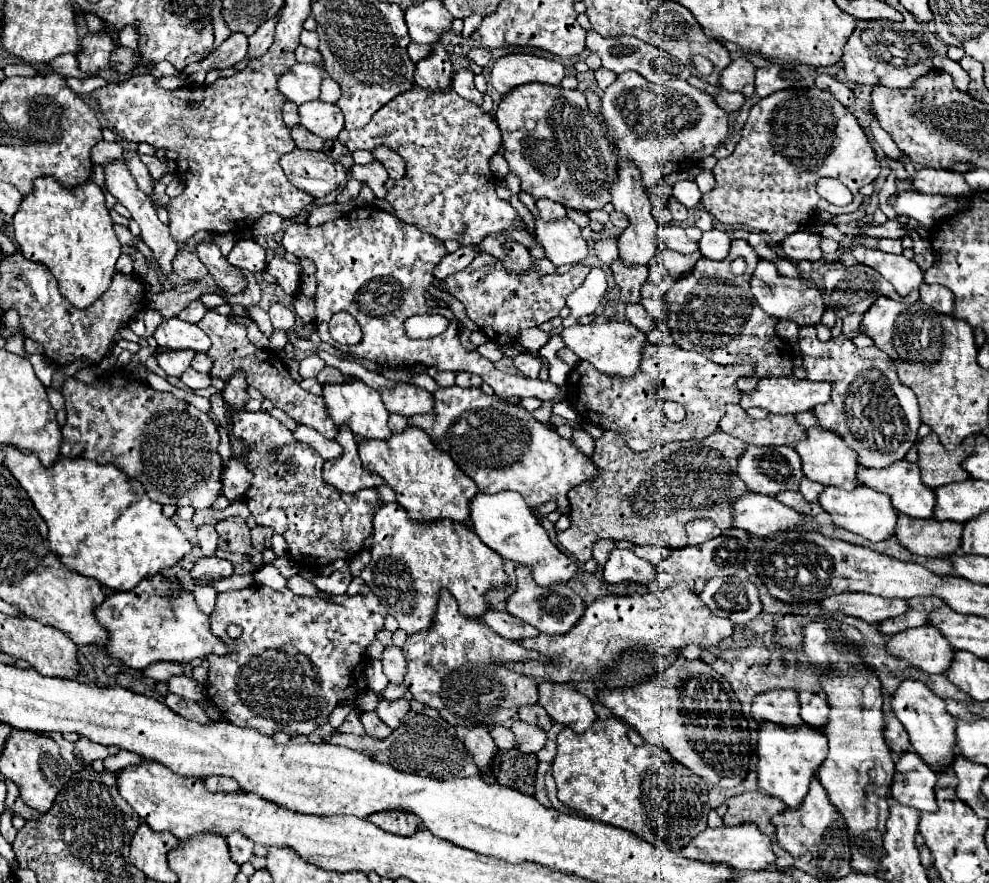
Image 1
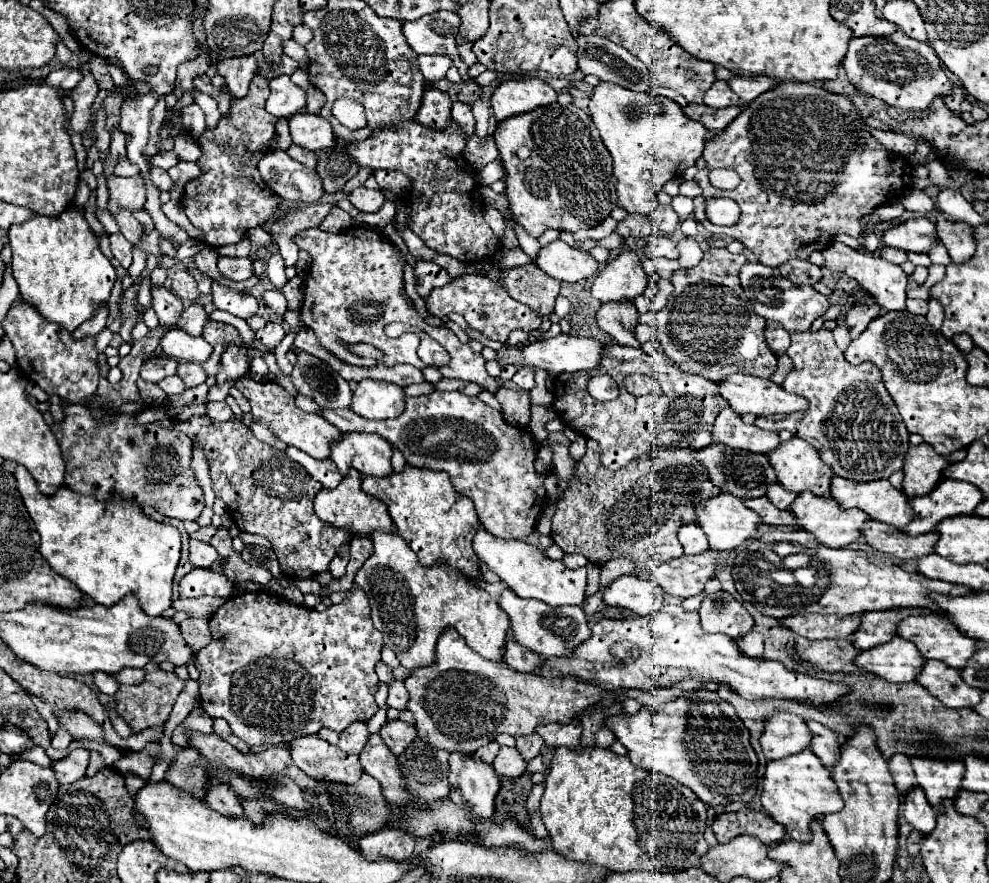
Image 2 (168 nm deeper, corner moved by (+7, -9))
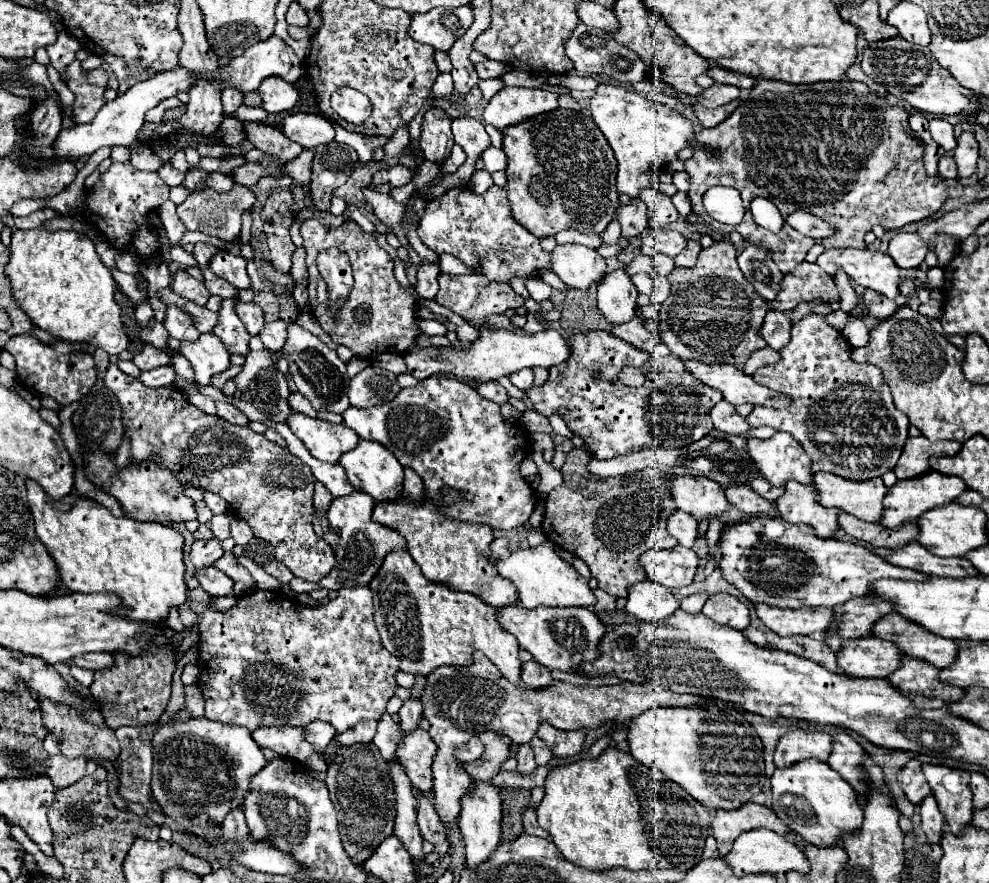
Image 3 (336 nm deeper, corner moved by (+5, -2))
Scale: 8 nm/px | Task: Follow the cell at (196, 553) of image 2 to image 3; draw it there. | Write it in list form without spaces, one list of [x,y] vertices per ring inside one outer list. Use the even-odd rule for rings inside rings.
[[[208,539],[208,541],[194,541],[192,551],[190,551],[190,559],[194,563],[196,569],[204,569],[210,567],[216,559],[220,559],[224,555],[222,545],[218,539]]]

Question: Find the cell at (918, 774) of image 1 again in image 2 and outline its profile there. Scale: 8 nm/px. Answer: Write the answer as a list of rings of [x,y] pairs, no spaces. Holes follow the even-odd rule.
[[[914,788],[910,794],[906,794],[906,802],[902,806],[904,818],[914,826],[914,830],[922,834],[930,834],[936,826],[936,814],[930,802],[926,802],[926,796],[920,788]]]

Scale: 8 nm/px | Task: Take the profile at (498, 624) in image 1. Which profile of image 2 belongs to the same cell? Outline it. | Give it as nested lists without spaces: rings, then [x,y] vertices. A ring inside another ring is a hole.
[[[510,640],[510,642],[506,642],[506,658],[504,658],[504,662],[516,672],[532,674],[542,666],[544,660],[538,654],[528,652],[522,646],[518,646],[514,640]]]

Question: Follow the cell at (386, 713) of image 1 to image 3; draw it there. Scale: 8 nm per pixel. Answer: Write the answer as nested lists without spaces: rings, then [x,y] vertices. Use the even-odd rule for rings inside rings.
[[[408,731],[404,733],[404,739],[400,741],[400,747],[396,749],[396,755],[400,763],[404,765],[410,781],[420,791],[432,789],[432,759],[436,755],[436,743],[428,735],[428,731]]]

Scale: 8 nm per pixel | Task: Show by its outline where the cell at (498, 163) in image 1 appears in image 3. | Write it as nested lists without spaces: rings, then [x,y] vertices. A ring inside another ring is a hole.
[[[488,147],[484,153],[482,153],[482,159],[484,159],[484,165],[486,165],[486,171],[494,173],[494,171],[500,171],[506,167],[506,155],[502,149],[496,149],[496,147]]]

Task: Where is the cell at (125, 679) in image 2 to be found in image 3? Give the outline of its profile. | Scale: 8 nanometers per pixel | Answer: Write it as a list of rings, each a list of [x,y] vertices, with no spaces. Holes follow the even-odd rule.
[[[88,653],[84,657],[76,657],[70,661],[70,665],[78,665],[84,669],[92,669],[92,671],[108,669],[112,667],[112,663],[114,663],[114,657],[110,653]]]

